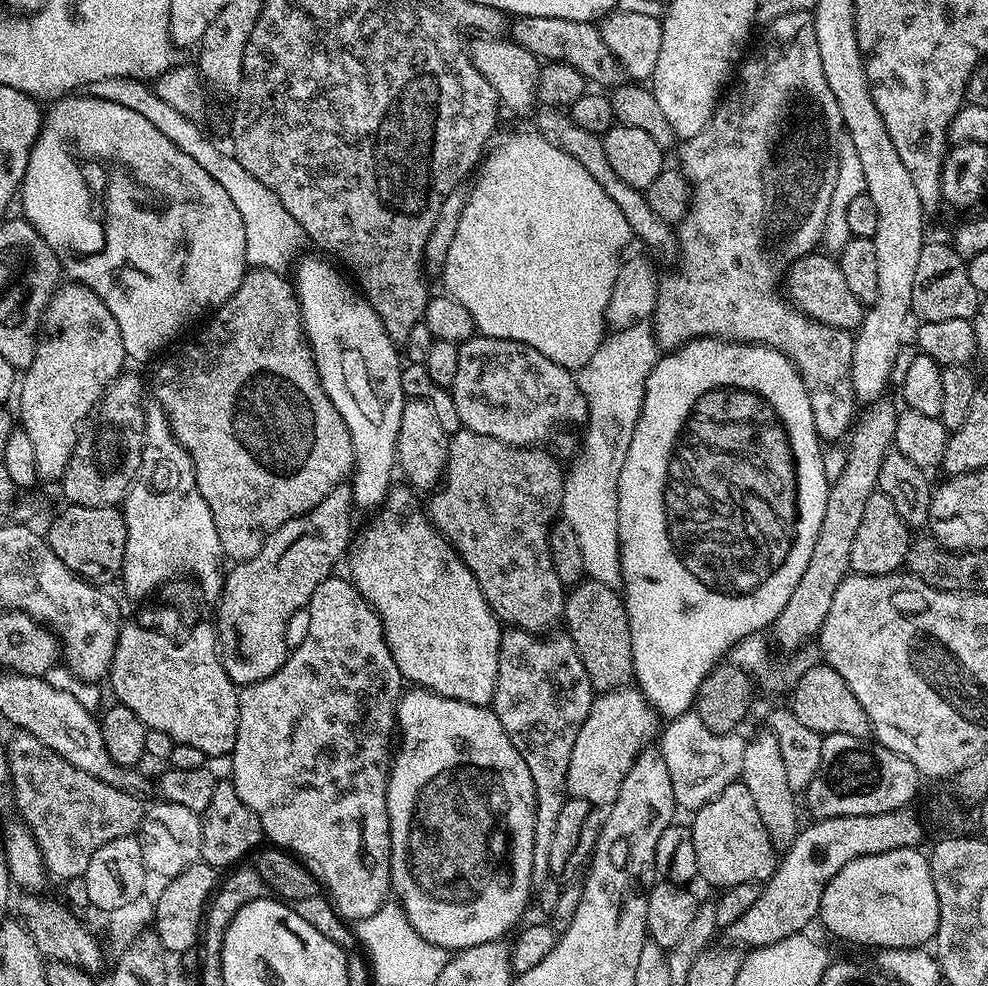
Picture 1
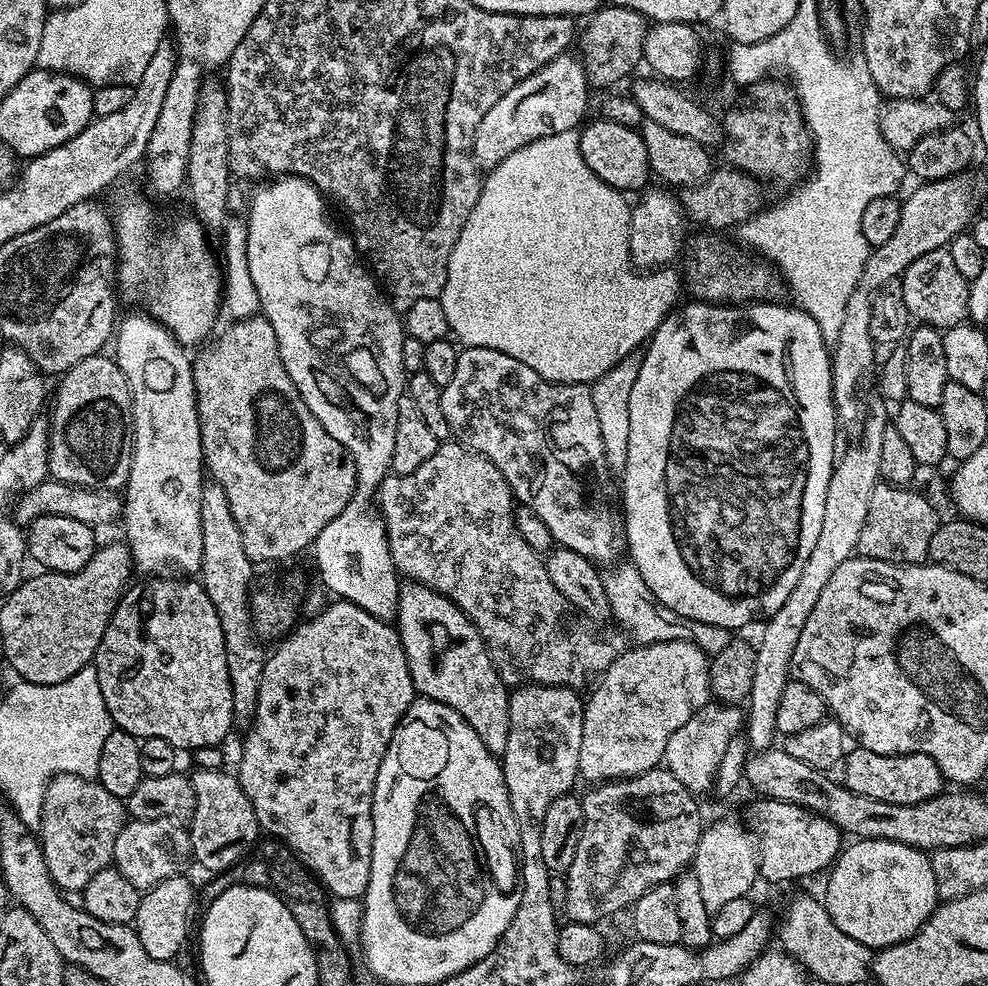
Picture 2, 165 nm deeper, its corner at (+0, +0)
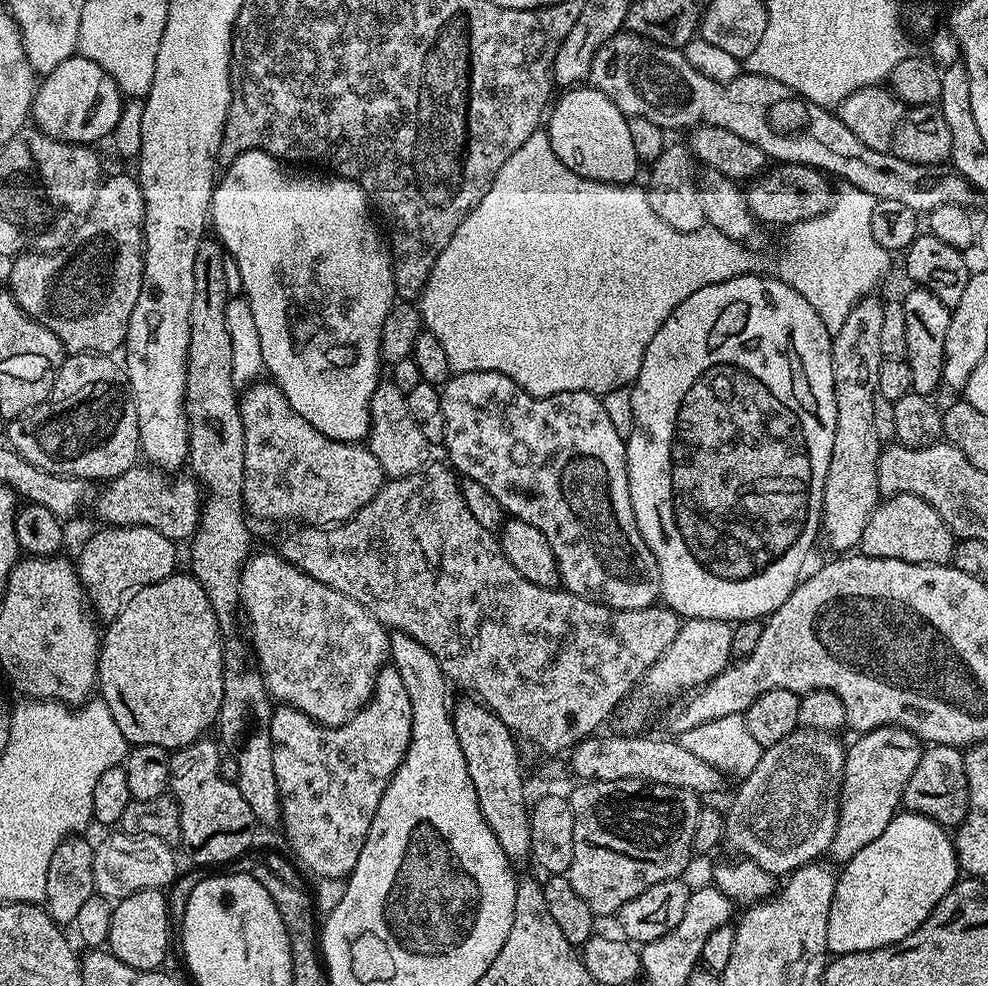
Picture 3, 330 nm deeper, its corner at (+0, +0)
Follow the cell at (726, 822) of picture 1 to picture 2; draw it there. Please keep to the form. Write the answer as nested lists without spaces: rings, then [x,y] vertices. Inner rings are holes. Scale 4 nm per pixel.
[[[756,798],[753,801],[750,828],[758,845],[760,876],[763,879],[780,884],[783,880],[800,880],[803,876],[831,869],[842,851],[842,833],[835,824],[817,812],[794,806],[790,802],[767,798]]]

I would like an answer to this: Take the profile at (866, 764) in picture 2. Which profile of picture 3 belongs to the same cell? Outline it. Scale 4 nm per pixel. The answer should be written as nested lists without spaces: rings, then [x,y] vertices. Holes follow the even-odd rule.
[[[945,744],[925,747],[920,754],[918,770],[914,770],[914,774],[910,774],[910,782],[906,782],[902,804],[907,811],[922,814],[944,828],[949,830],[959,828],[968,813],[968,783],[964,752]]]

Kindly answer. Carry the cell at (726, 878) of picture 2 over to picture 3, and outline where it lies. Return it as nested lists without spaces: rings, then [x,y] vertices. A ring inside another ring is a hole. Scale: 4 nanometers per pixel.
[[[797,727],[796,731],[791,732],[786,738],[782,738],[782,742],[774,742],[774,746],[763,749],[760,753],[760,761],[758,766],[754,766],[754,770],[749,776],[743,777],[739,781],[740,789],[736,792],[736,797],[732,800],[732,805],[726,808],[726,819],[724,821],[724,834],[726,837],[727,847],[732,847],[736,854],[739,854],[745,860],[752,860],[758,866],[762,866],[762,870],[771,872],[773,876],[780,878],[790,872],[795,872],[797,868],[801,868],[804,864],[810,864],[821,859],[820,856],[829,851],[832,839],[836,833],[838,826],[838,818],[840,817],[840,787],[844,784],[844,754],[845,745],[840,745],[839,735],[831,732],[819,732],[813,728]]]

